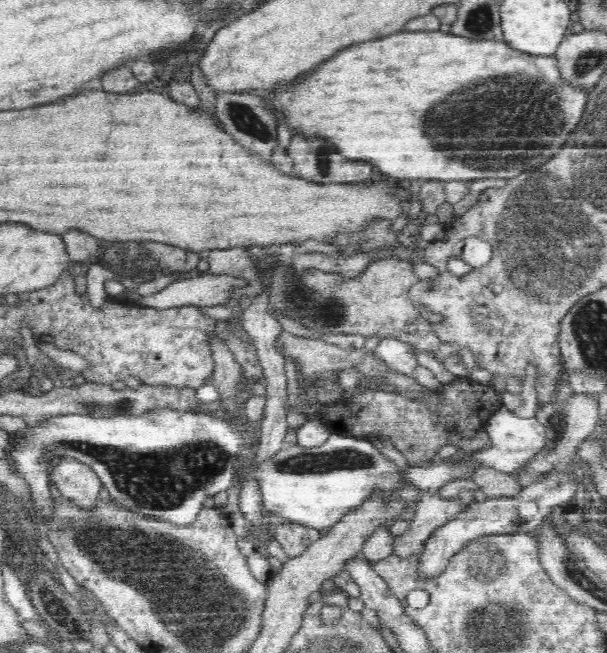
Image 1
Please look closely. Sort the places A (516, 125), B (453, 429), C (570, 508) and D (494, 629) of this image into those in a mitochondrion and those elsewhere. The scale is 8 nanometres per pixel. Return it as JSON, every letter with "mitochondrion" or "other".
{"A":"mitochondrion","B":"other","C":"other","D":"mitochondrion"}

